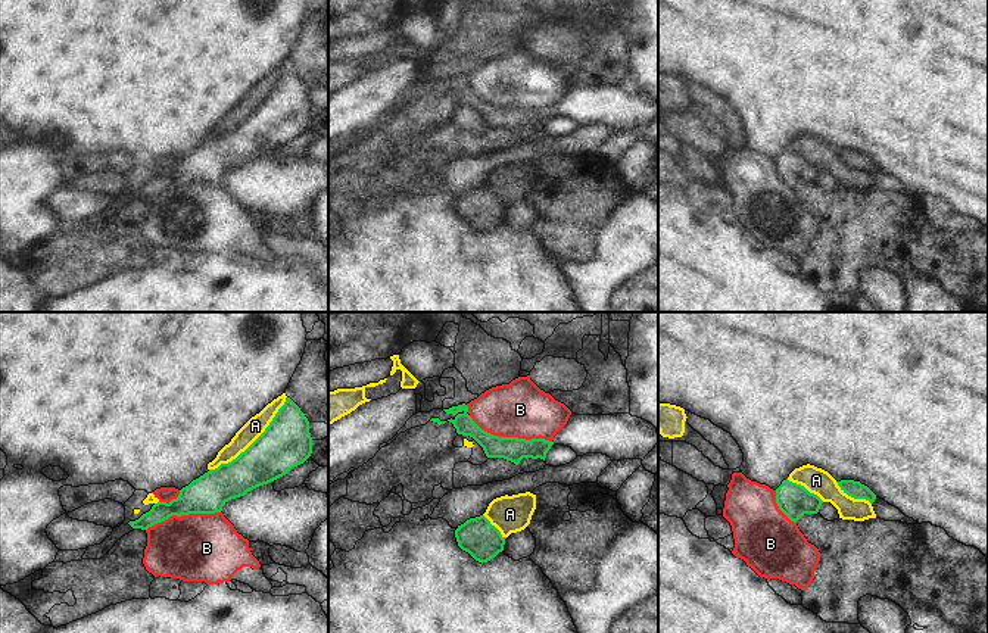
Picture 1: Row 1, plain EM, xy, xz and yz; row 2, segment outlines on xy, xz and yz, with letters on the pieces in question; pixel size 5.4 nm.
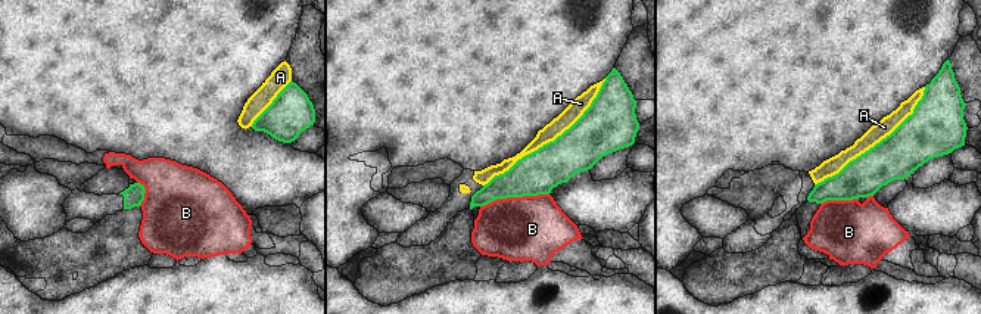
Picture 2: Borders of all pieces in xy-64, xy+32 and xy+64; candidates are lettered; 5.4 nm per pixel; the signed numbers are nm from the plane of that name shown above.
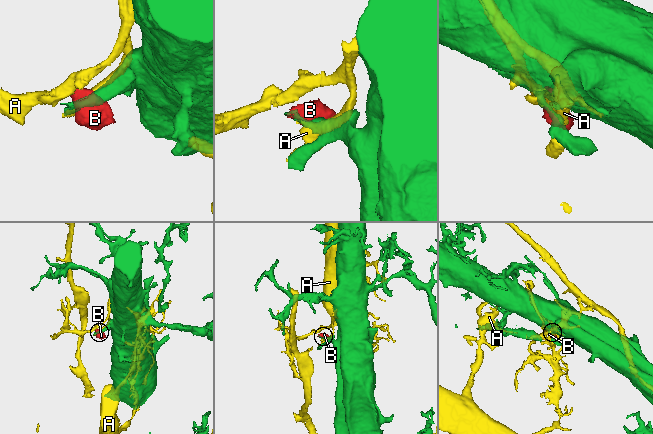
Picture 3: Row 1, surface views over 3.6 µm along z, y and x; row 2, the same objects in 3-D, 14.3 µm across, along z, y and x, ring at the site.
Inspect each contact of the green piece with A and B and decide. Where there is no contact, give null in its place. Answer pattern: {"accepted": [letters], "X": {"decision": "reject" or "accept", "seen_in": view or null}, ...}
{"accepted": [], "A": {"decision": "reject", "seen_in": "xy"}, "B": {"decision": "reject", "seen_in": "xz"}}

